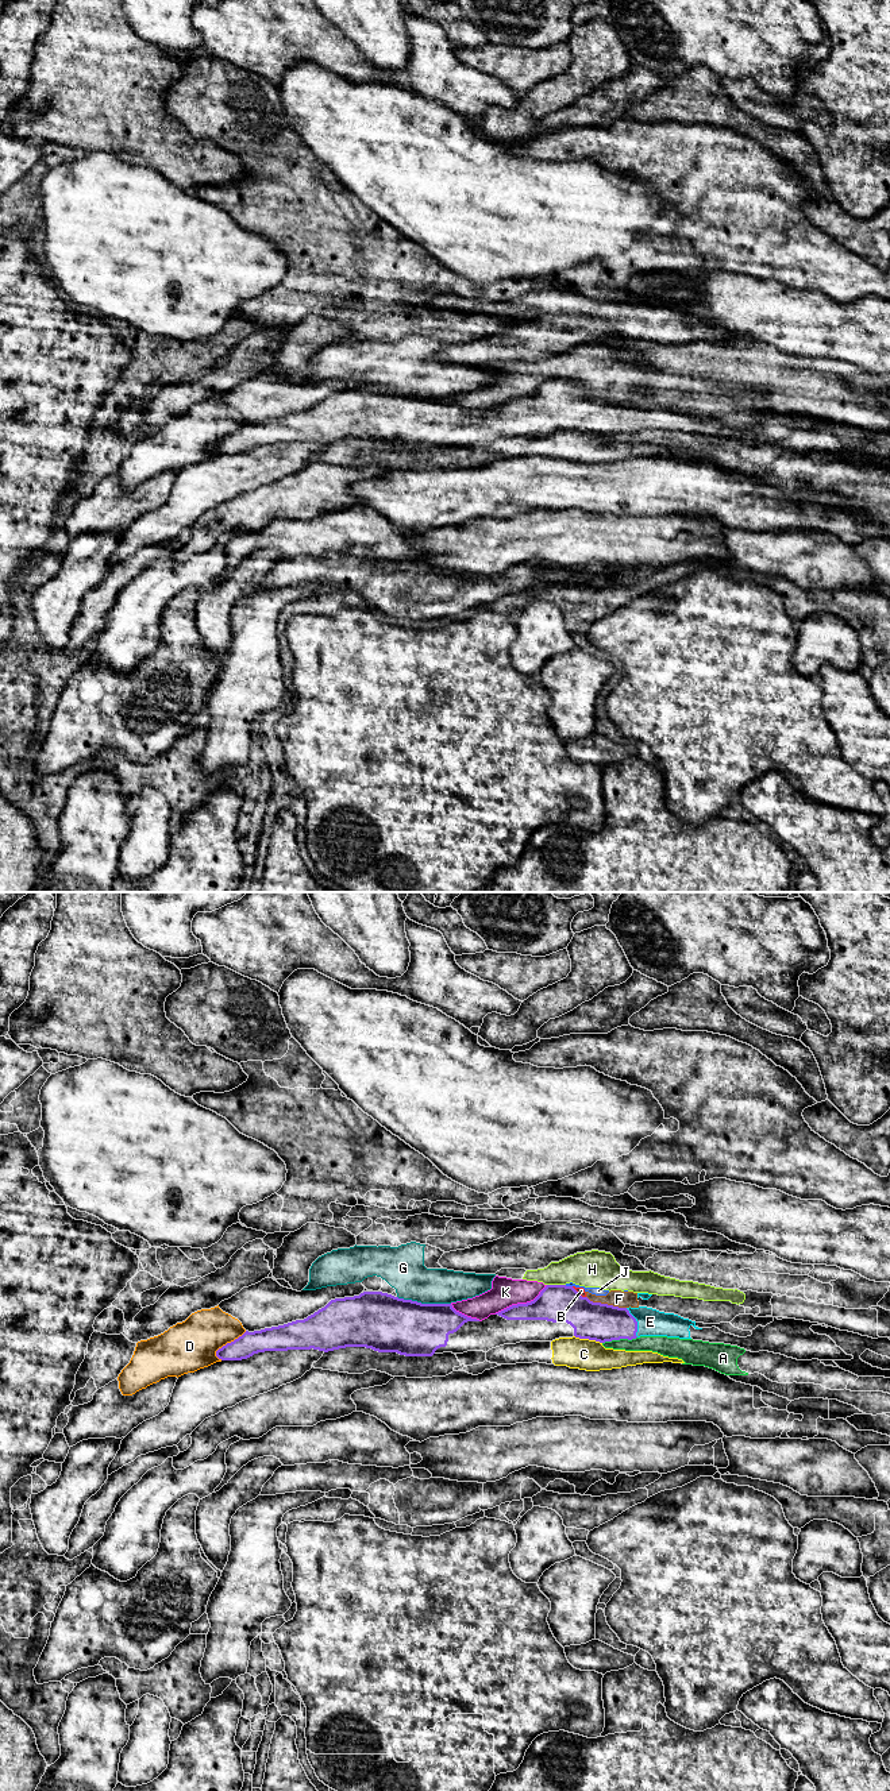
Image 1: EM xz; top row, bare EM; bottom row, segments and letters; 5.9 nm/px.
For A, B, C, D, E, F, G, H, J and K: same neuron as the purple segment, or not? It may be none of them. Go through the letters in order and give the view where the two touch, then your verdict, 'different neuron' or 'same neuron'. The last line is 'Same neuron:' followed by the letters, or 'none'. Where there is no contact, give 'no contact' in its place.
A: xz | different neuron
B: xz | different neuron
C: xz | different neuron
D: xz | different neuron
E: xz | same neuron
F: xz | different neuron
G: xz | different neuron
H: xz | different neuron
J: xz | different neuron
K: xz | different neuron
Same neuron: E

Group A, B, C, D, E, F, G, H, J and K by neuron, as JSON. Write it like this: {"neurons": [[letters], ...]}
{"neurons": [["A"], ["B", "F", "H", "J", "K"], ["C"], ["D"], ["E"], ["G"]]}

